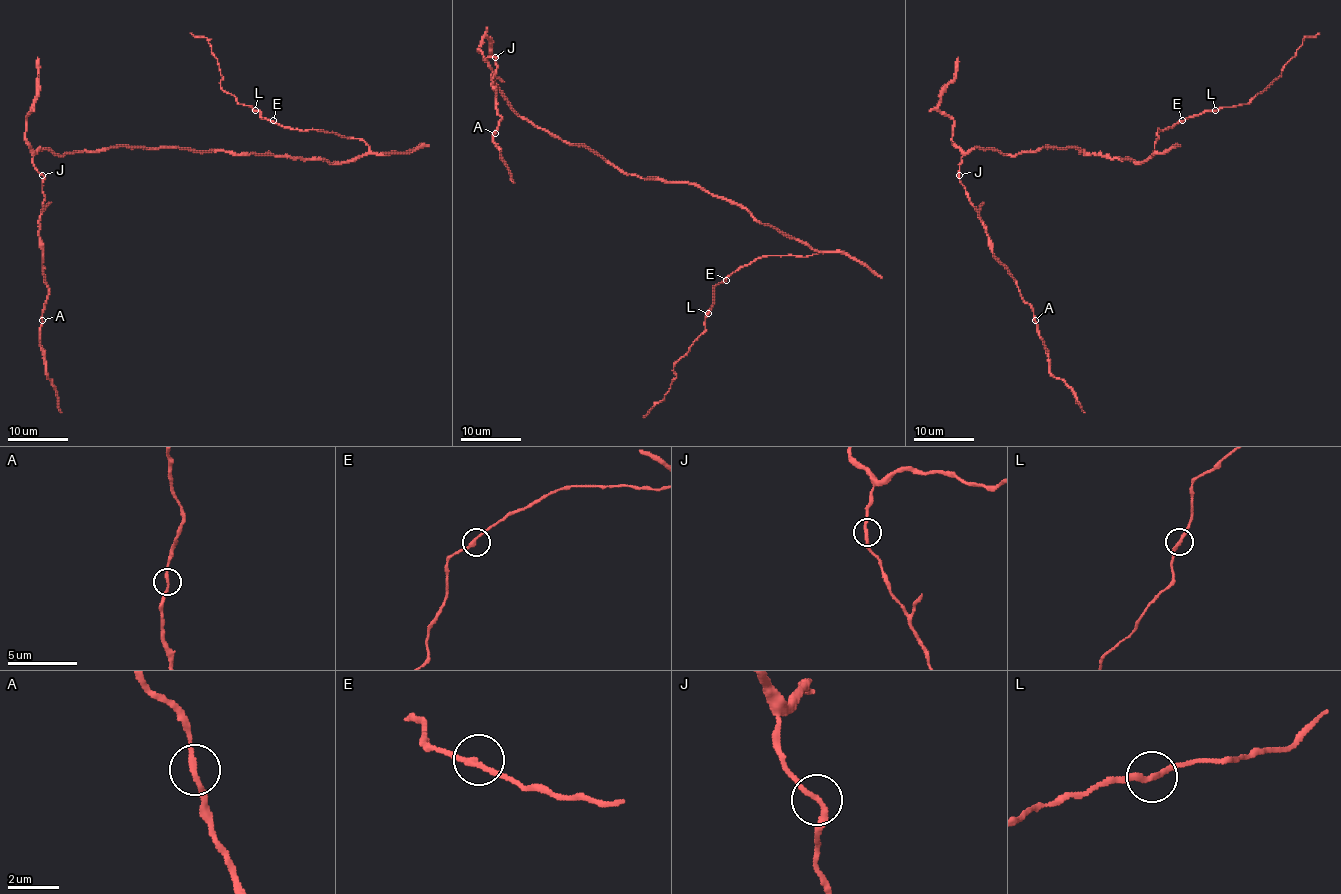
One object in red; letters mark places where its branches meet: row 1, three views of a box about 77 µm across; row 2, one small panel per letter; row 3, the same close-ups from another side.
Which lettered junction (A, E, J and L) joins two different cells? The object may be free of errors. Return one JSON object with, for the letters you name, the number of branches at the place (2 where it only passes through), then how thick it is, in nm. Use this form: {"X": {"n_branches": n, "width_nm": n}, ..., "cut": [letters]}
{"cut": []}

